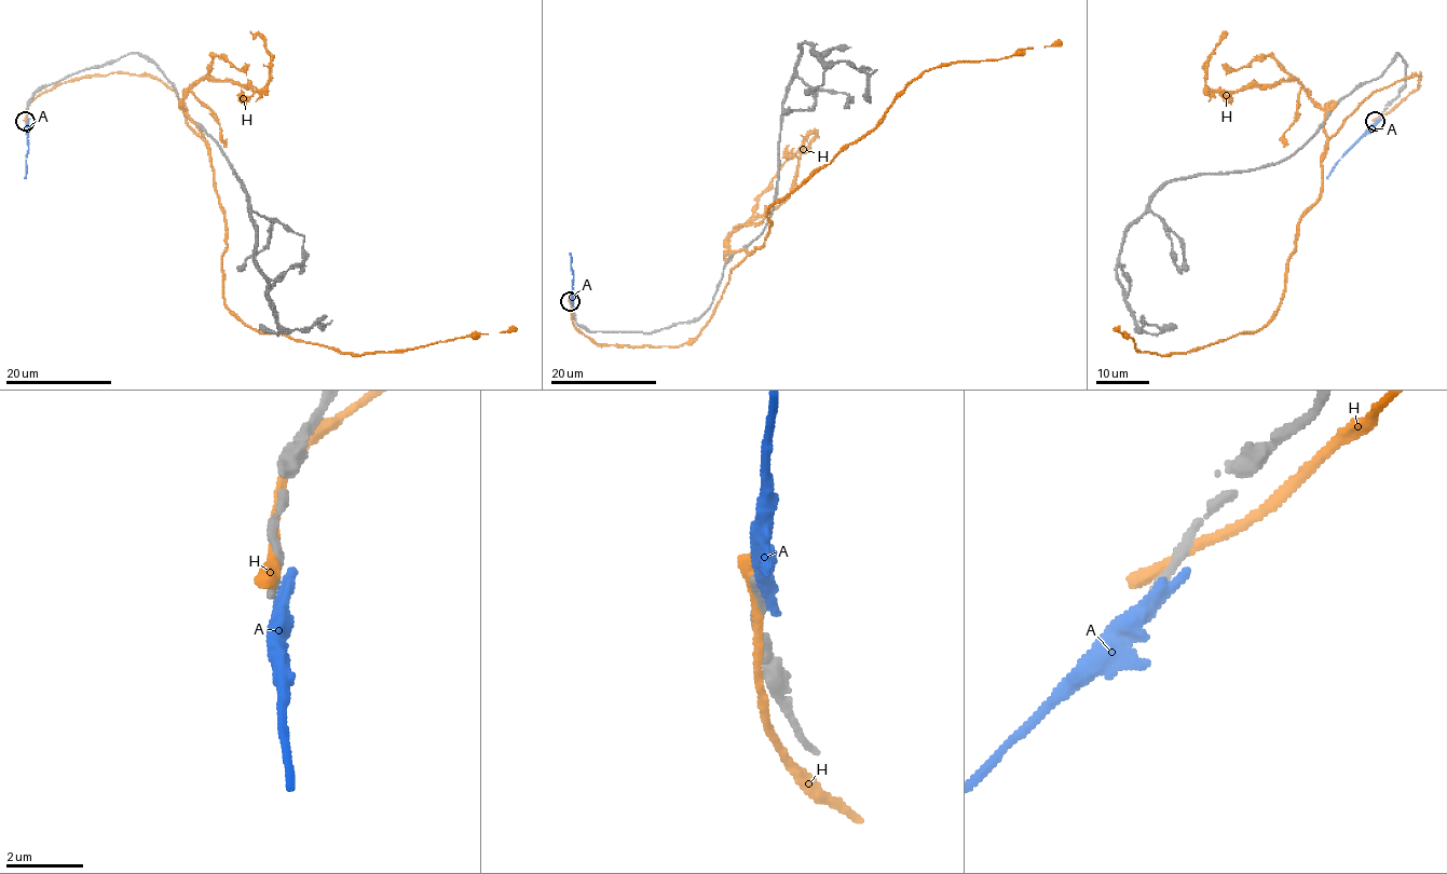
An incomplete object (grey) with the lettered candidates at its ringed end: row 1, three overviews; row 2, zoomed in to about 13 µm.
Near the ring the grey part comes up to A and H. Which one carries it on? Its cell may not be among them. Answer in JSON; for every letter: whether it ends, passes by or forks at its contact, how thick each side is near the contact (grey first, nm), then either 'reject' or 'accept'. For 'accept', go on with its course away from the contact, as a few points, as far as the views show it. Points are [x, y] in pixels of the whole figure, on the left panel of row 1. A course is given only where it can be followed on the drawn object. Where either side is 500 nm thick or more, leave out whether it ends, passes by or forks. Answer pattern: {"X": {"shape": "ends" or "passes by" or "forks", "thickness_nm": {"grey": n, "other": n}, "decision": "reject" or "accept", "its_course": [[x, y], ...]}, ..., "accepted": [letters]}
{"A": {"shape": "ends", "thickness_nm": {"grey": 260, "other": 480}, "decision": "reject"}, "H": {"shape": "passes by", "thickness_nm": {"grey": 320, "other": 280}, "decision": "reject"}, "accepted": []}

